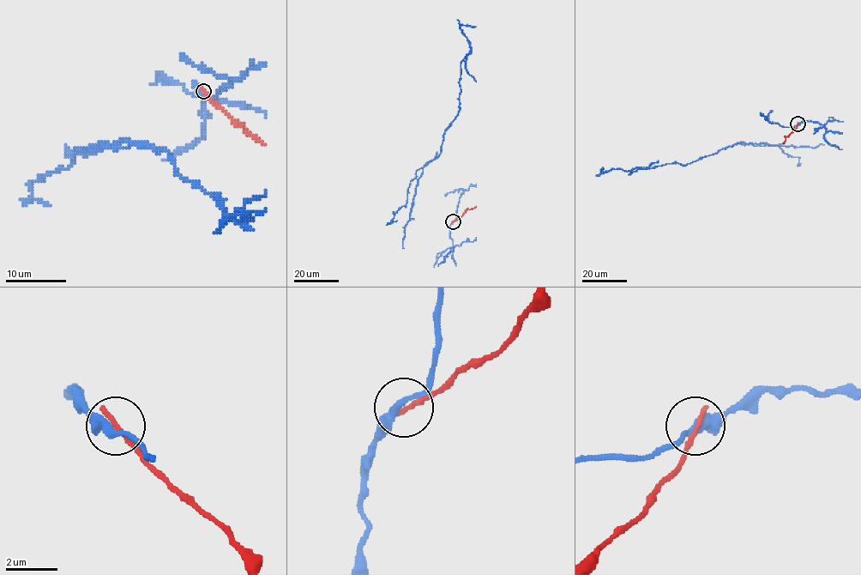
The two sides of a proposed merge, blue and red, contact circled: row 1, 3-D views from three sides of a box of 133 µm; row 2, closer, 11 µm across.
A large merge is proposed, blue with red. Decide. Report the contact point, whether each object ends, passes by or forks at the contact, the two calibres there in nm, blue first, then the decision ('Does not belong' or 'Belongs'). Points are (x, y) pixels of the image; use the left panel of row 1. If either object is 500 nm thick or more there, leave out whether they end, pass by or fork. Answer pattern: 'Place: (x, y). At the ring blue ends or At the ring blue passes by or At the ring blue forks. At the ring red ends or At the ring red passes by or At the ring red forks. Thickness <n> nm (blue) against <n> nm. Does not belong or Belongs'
Place: (203, 91). At the ring blue passes by. At the ring red ends. Thickness 340 nm (blue) against 240 nm. Does not belong

